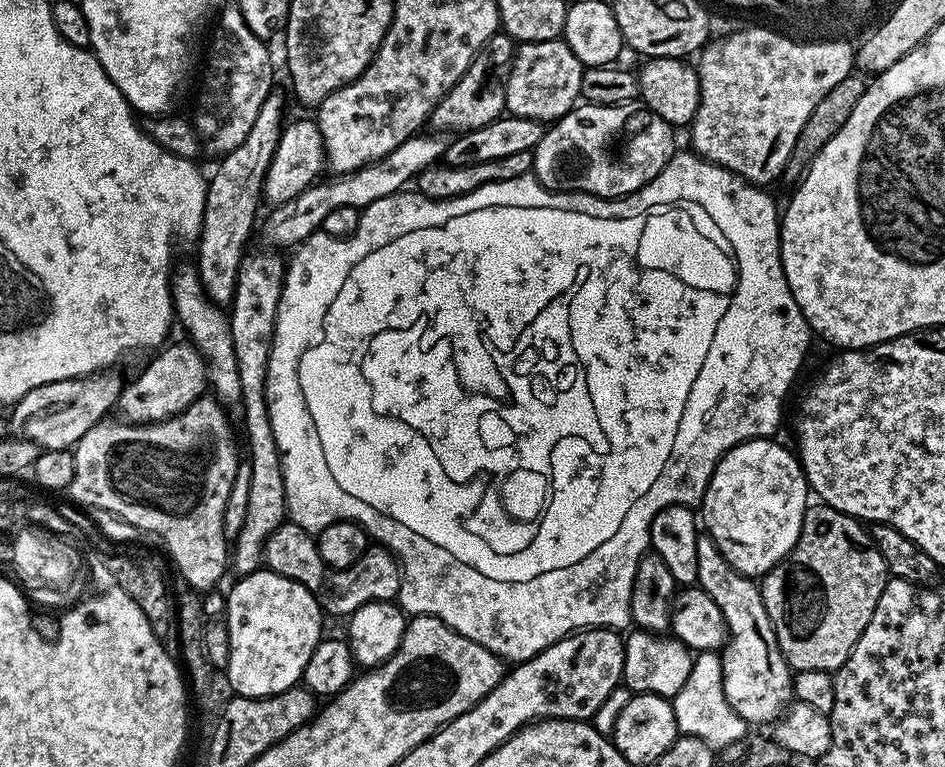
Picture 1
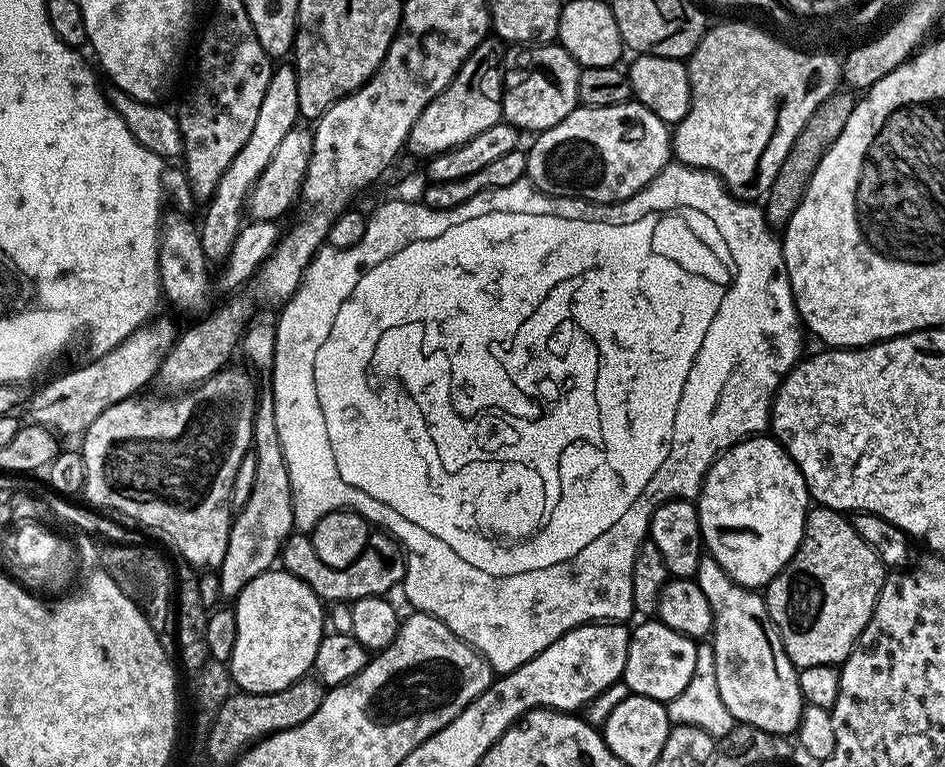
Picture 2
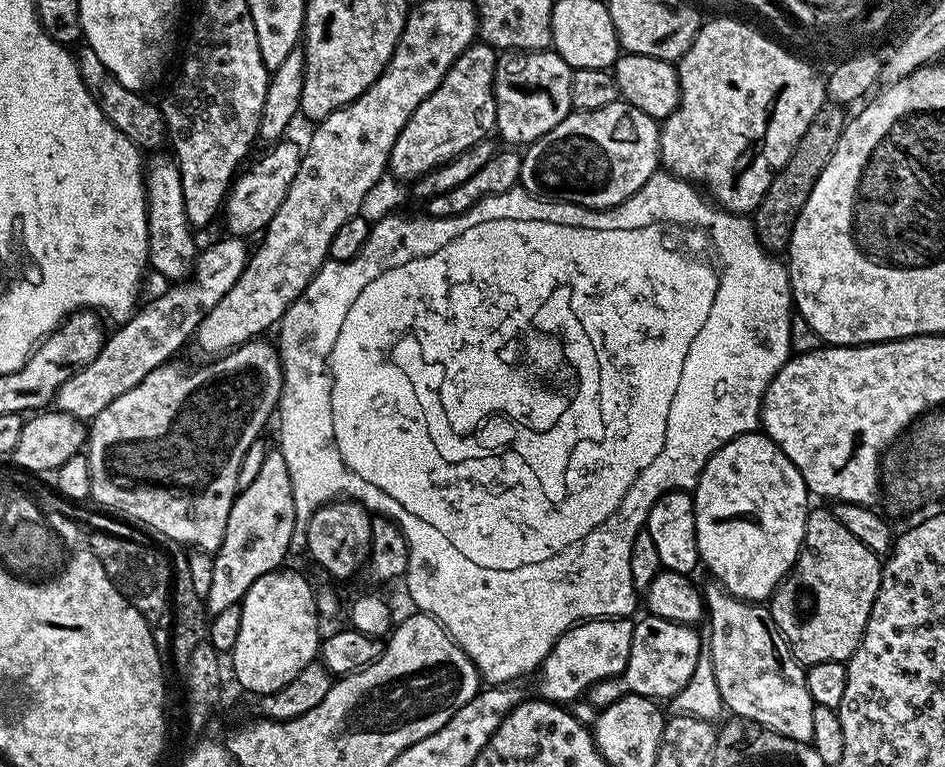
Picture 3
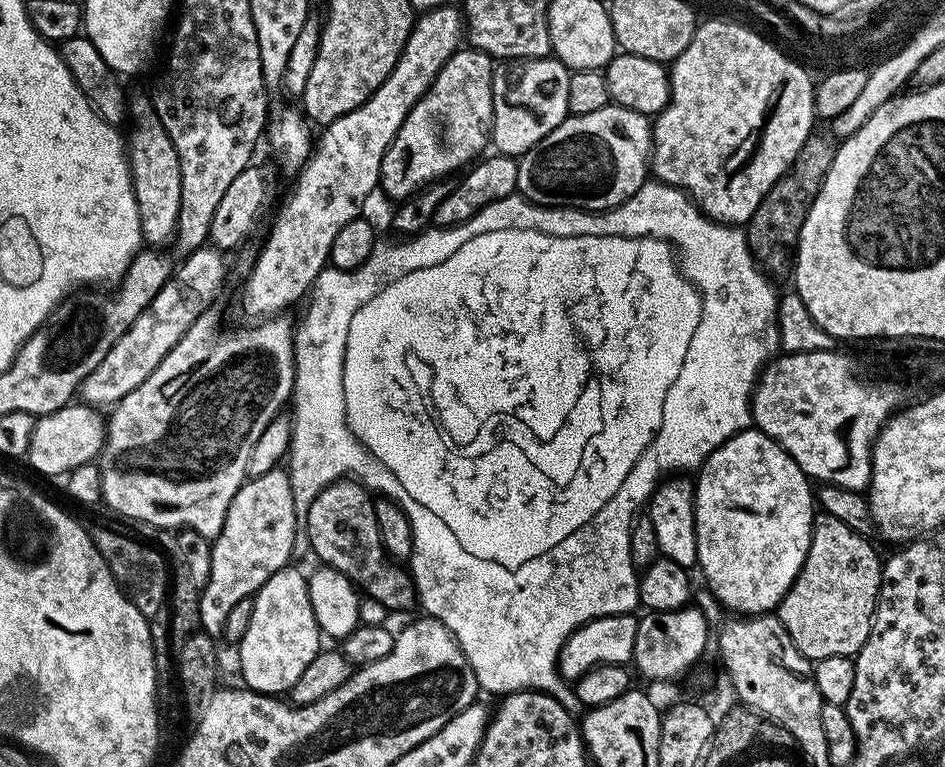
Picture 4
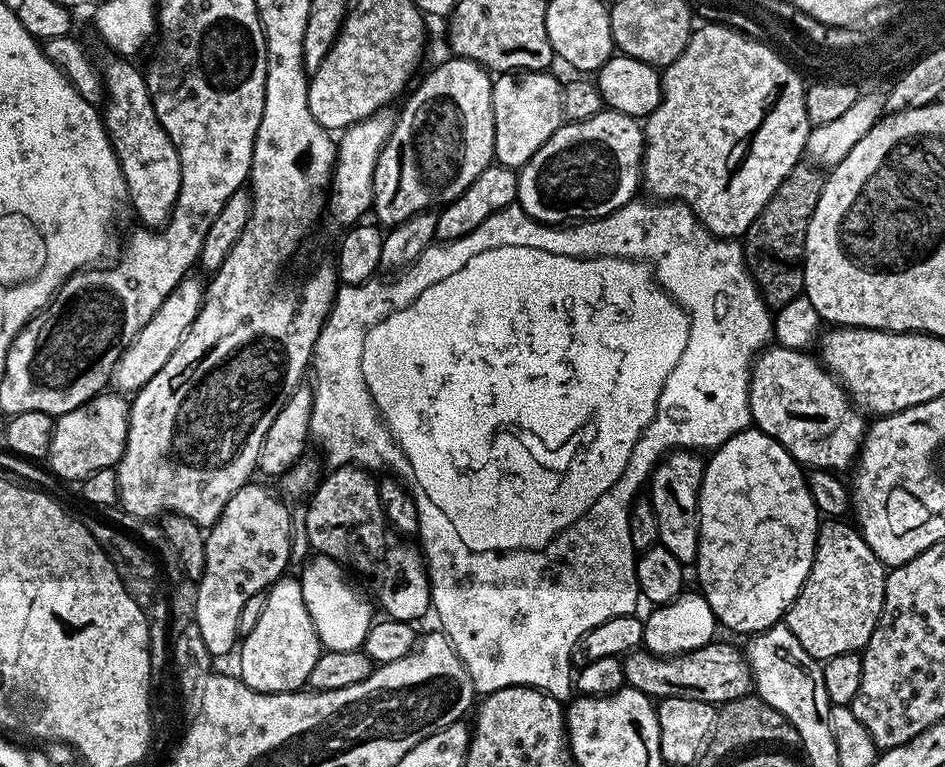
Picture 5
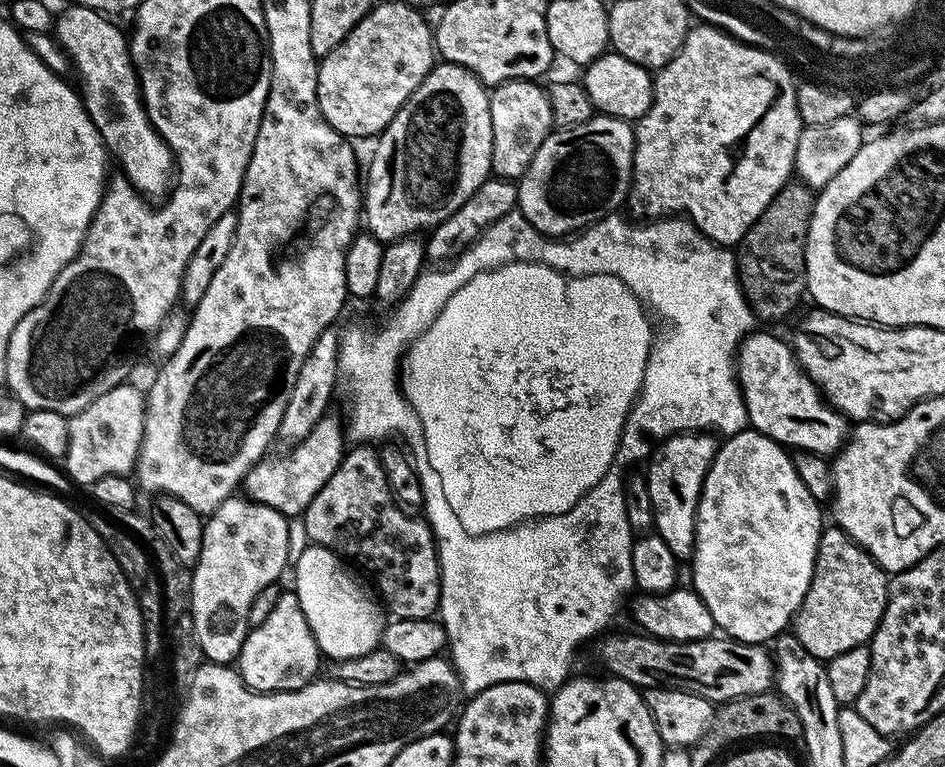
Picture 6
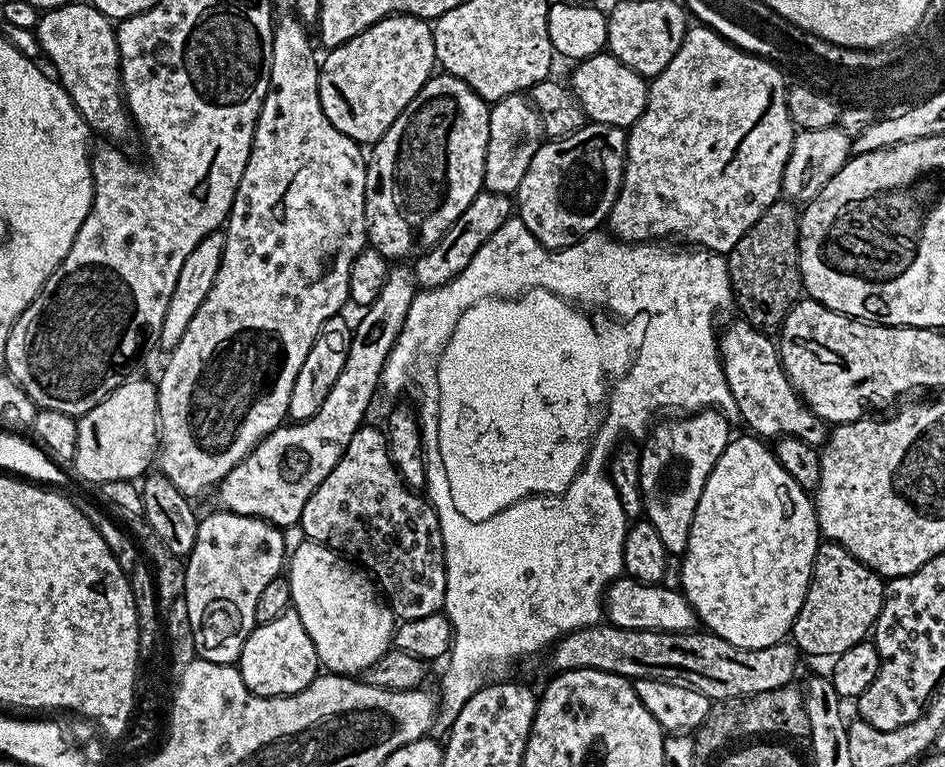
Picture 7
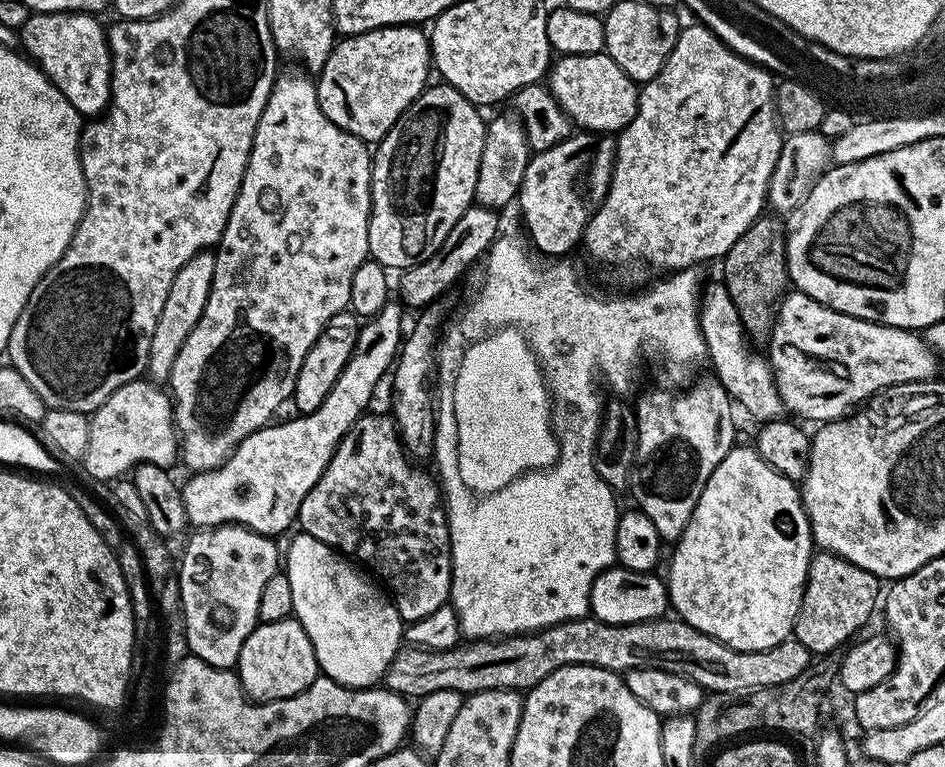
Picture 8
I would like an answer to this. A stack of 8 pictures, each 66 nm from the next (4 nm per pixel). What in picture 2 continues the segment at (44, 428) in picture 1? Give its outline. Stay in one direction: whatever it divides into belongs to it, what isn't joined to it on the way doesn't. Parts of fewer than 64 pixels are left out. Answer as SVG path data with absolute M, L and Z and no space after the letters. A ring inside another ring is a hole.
M153 318L143 324L130 338L126 338L114 350L89 359L85 368L64 372L44 385L32 398L28 408L29 421L48 431L64 436L79 437L102 414L118 402L135 397L143 384L152 384L160 370L160 363L172 349L177 338L178 328L168 320ZM61 432L61 433L60 433Z

